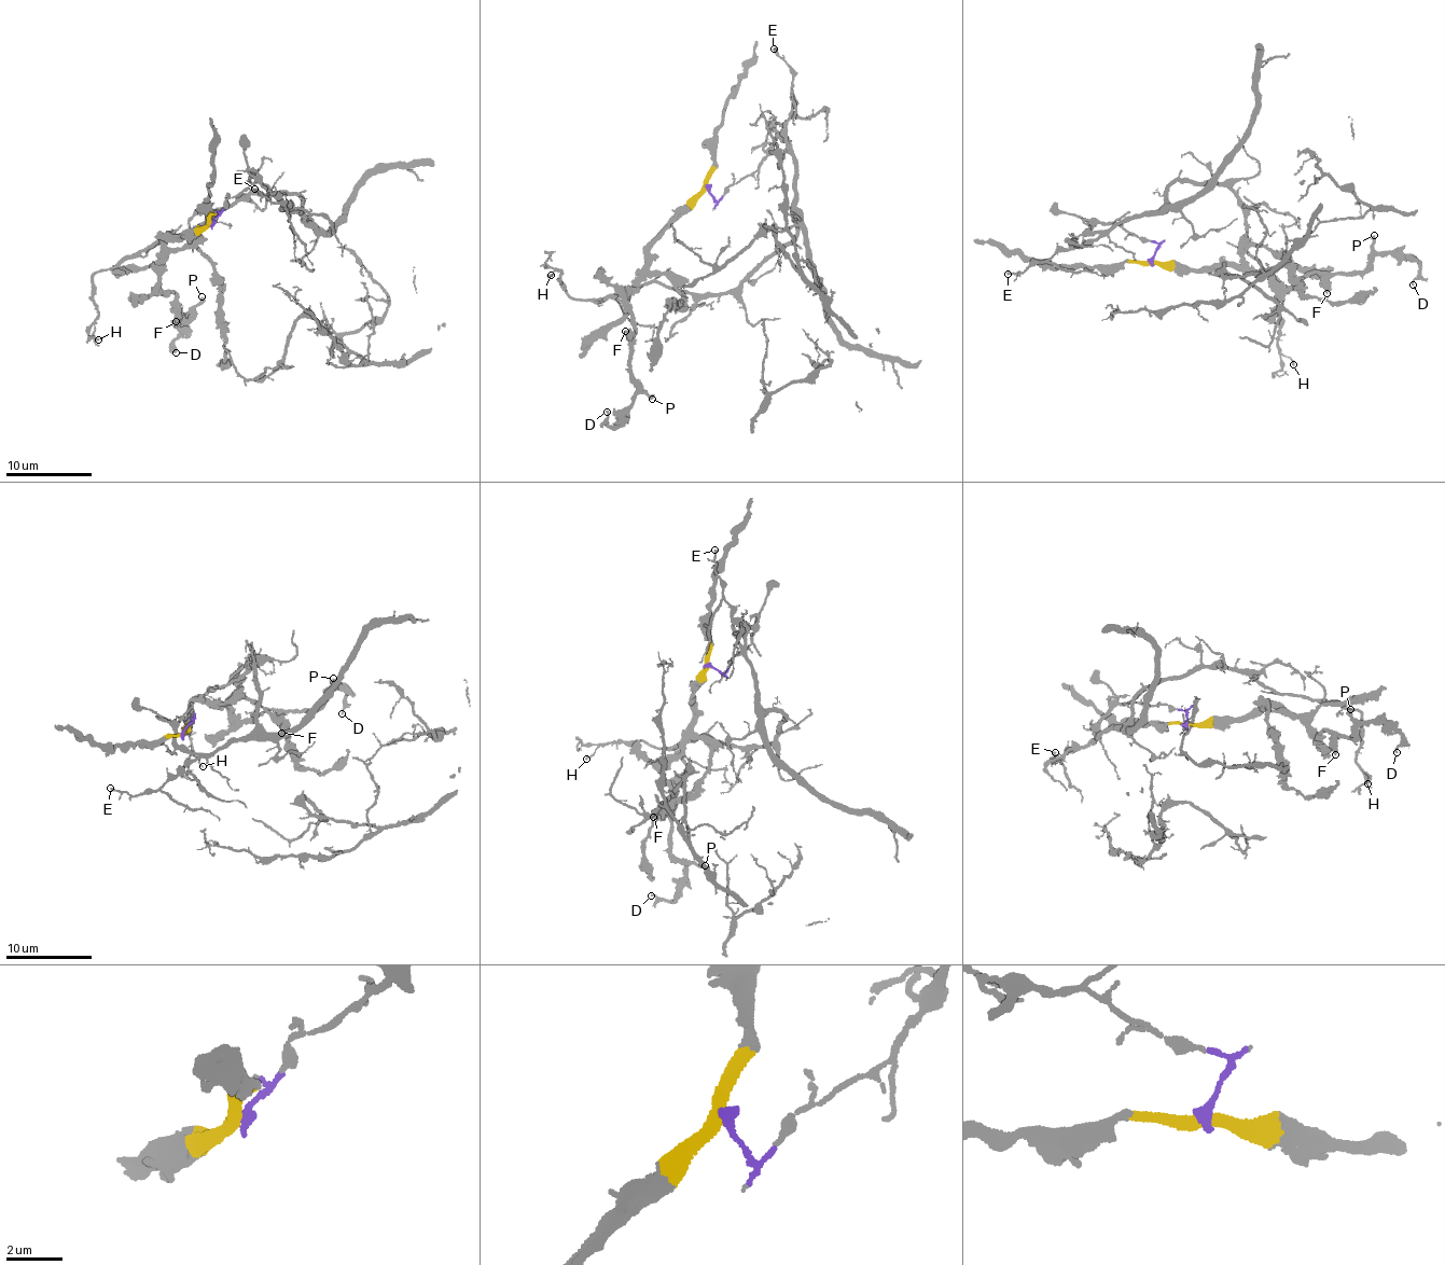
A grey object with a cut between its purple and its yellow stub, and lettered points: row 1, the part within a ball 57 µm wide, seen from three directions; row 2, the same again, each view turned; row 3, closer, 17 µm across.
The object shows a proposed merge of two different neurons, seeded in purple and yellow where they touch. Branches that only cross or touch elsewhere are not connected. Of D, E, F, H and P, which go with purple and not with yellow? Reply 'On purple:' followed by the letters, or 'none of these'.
On purple: E, H

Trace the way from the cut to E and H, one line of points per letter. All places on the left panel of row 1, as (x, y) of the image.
E: (210, 222), (222, 210), (227, 197), (256, 181), (288, 208), (282, 202), (276, 203), (254, 189)
H: (210, 222), (227, 197), (256, 181), (305, 220), (303, 199), (255, 193), (102, 268), (93, 276), (98, 339)

